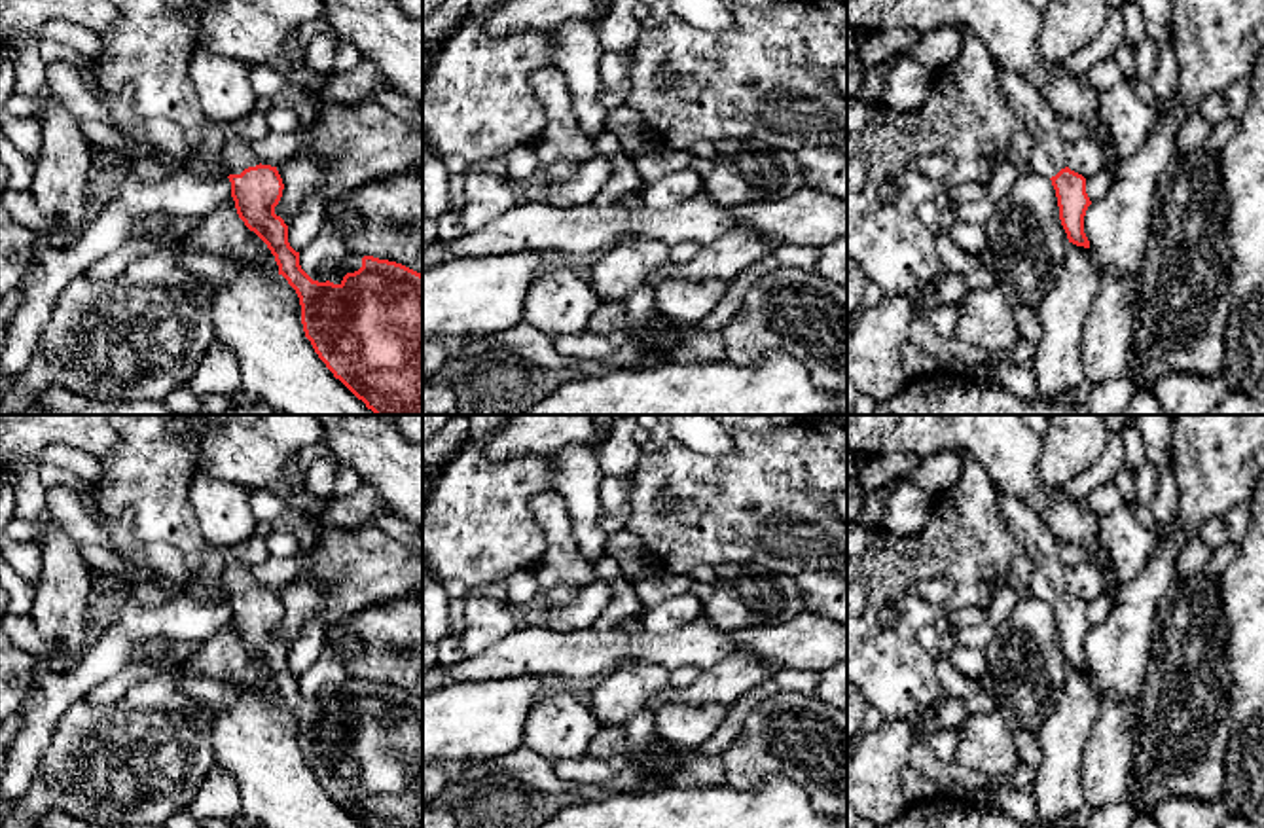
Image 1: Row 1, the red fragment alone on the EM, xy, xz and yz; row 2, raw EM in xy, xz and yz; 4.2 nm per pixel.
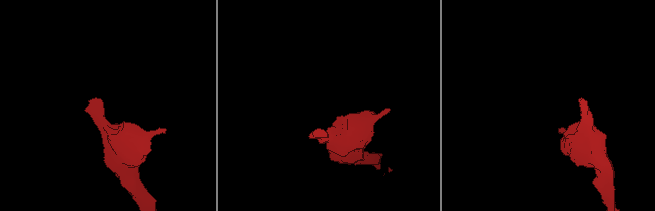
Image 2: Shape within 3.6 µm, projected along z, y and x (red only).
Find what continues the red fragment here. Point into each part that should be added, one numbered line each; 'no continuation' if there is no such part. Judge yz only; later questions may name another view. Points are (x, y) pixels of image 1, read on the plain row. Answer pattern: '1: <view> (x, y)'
1: yz (1041, 546)

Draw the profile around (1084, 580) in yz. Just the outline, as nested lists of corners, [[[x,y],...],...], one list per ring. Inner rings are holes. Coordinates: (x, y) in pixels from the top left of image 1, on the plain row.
[[[1092,563],[1067,567],[1065,570],[1067,591],[1084,603],[1090,603],[1105,593],[1103,572]]]

